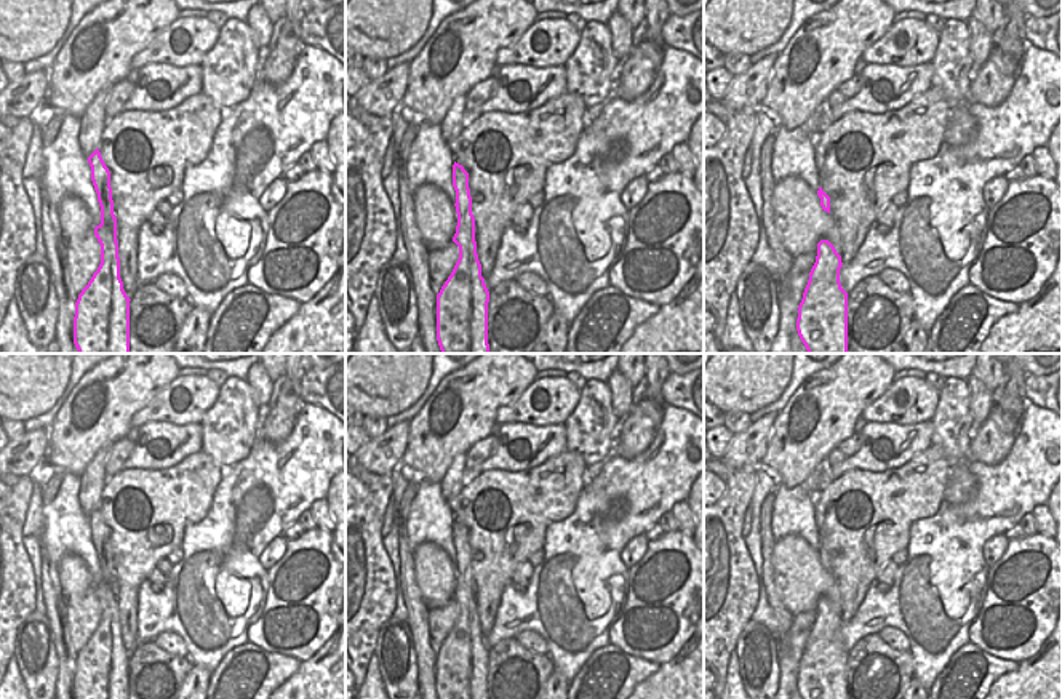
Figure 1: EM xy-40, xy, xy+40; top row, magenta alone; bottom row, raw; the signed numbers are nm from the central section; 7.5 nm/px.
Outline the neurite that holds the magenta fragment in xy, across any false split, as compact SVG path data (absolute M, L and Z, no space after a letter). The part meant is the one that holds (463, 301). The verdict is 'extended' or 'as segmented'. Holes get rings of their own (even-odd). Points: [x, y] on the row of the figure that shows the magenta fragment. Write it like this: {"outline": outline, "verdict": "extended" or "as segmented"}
{"outline": "M456 162L453 187L457 213L453 242L459 246L459 259L437 294L437 341L441 353L489 353L489 291L477 254L469 173Z", "verdict": "as segmented"}

